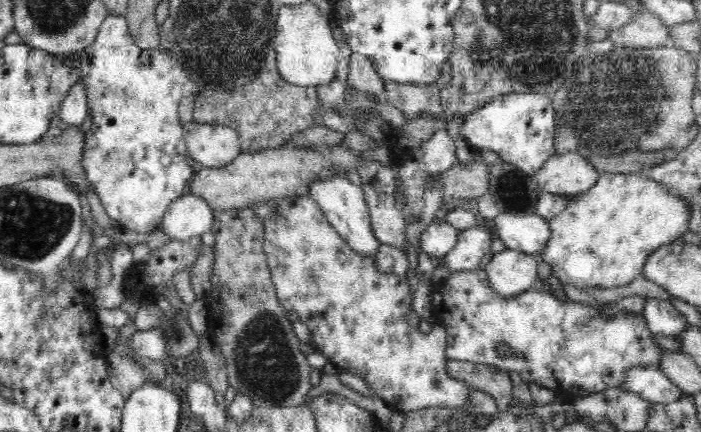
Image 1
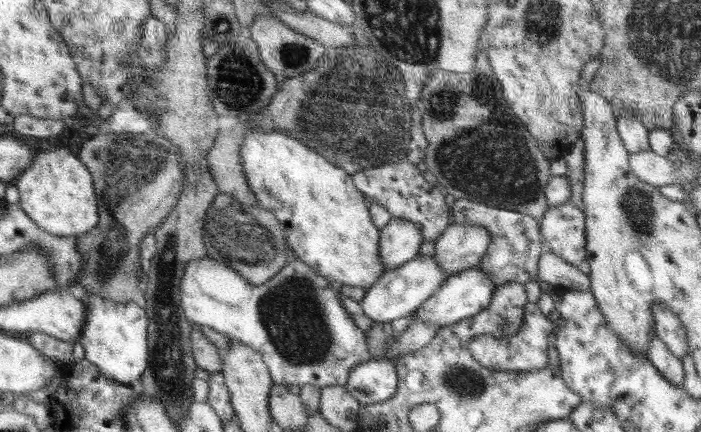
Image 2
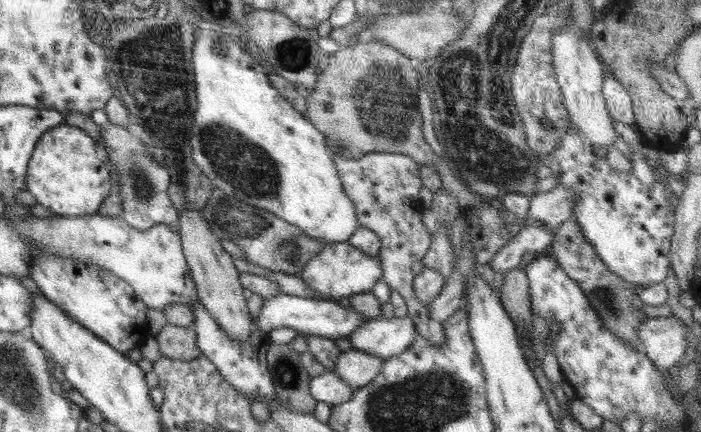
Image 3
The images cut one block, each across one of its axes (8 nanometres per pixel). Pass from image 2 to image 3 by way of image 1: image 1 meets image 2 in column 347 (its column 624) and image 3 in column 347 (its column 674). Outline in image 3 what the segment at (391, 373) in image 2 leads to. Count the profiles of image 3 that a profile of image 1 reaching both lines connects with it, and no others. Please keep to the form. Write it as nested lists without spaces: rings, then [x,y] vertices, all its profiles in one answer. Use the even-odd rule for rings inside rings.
[[[326,370],[323,374],[311,378],[309,393],[317,402],[339,405],[348,402],[355,389],[348,386],[336,373]]]

